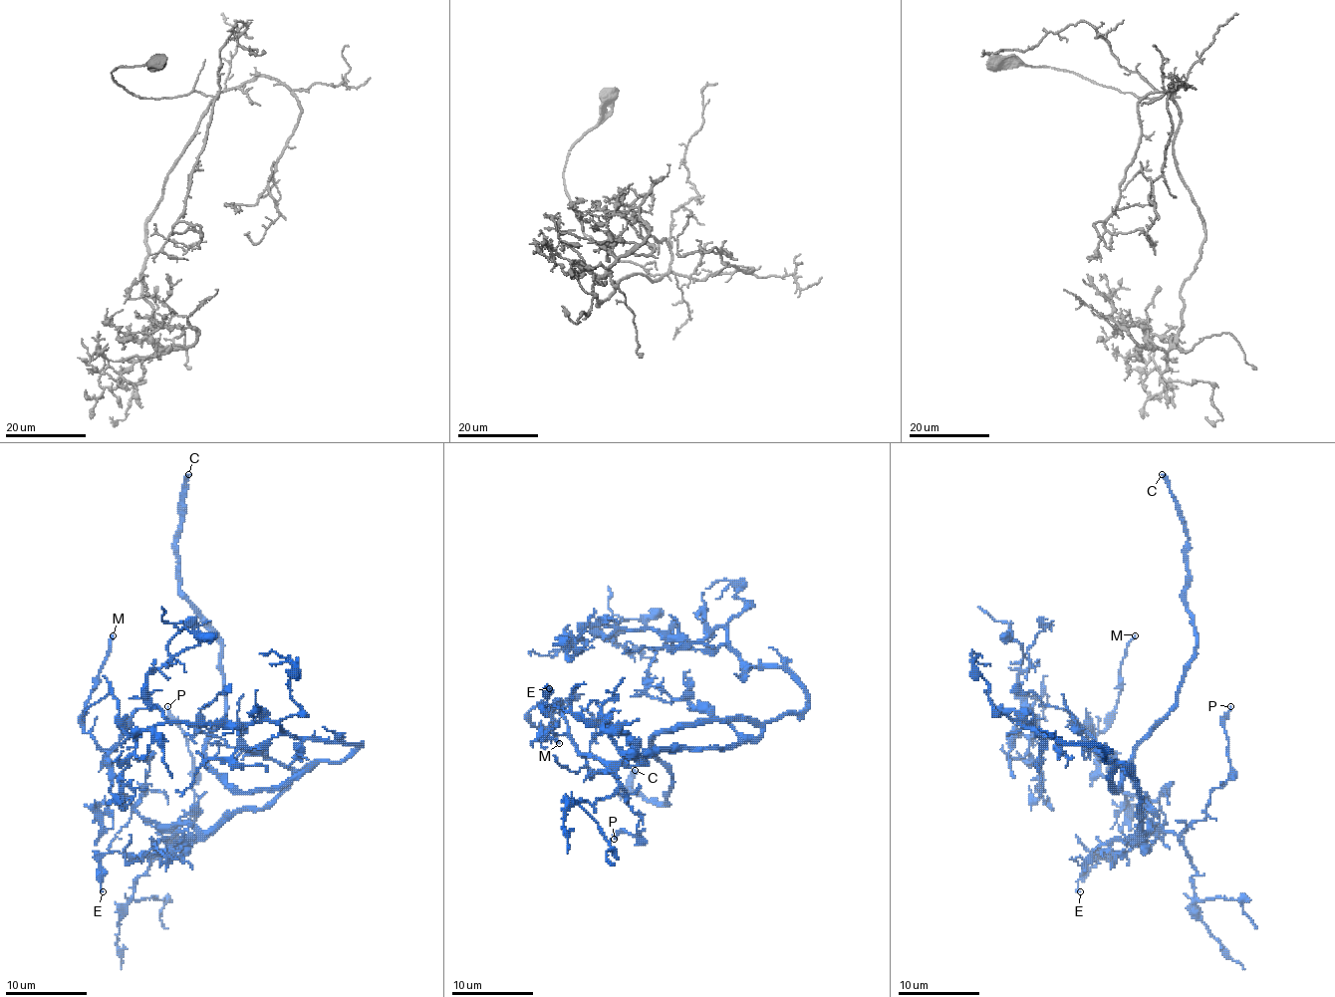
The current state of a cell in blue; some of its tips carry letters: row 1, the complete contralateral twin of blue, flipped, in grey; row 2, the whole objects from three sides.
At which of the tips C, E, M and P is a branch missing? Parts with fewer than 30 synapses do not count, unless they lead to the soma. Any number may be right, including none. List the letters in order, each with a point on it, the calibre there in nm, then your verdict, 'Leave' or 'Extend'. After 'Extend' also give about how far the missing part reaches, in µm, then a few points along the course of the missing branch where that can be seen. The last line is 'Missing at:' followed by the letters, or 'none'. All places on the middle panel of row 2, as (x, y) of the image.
C: Place: (635, 770). Thickness 320 nm. Extend. Missing length about 140 µm
E: Place: (549, 688). Thickness 120 nm. Leave
M: Place: (559, 743). Thickness 140 nm. Leave
P: Place: (614, 839). Thickness 130 nm. Leave
Missing at: C

